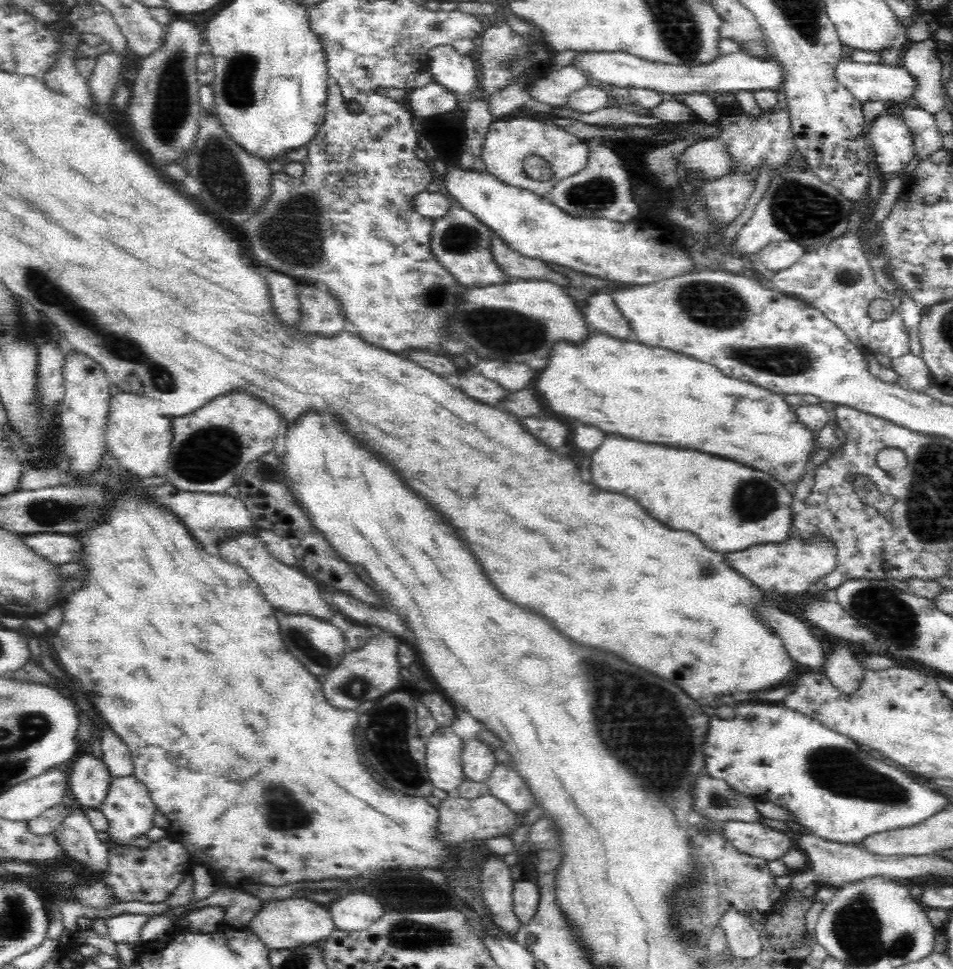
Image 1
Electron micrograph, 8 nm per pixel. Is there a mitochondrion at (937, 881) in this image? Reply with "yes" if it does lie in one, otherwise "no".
no

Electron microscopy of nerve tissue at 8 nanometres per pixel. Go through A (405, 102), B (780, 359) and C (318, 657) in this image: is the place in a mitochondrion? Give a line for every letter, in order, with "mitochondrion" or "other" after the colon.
A: other
B: mitochondrion
C: mitochondrion

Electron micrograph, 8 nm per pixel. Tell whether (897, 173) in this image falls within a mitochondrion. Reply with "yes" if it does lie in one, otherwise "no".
no

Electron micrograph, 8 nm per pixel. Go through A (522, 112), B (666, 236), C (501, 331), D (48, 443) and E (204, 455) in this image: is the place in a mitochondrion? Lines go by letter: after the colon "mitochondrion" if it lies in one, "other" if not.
A: other
B: other
C: mitochondrion
D: other
E: mitochondrion

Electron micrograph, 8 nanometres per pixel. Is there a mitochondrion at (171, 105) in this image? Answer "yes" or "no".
yes

